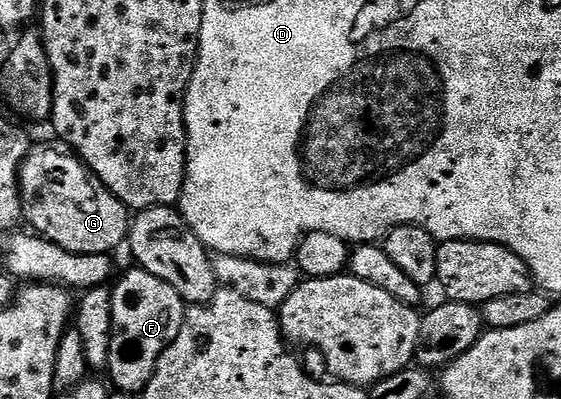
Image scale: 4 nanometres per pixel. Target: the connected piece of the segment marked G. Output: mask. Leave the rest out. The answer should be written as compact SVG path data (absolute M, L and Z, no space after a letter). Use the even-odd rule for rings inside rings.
M36 146L28 152L19 171L19 190L24 220L30 222L42 238L50 240L67 252L78 255L104 255L126 242L130 234L130 210L88 168L82 159L69 151Z

